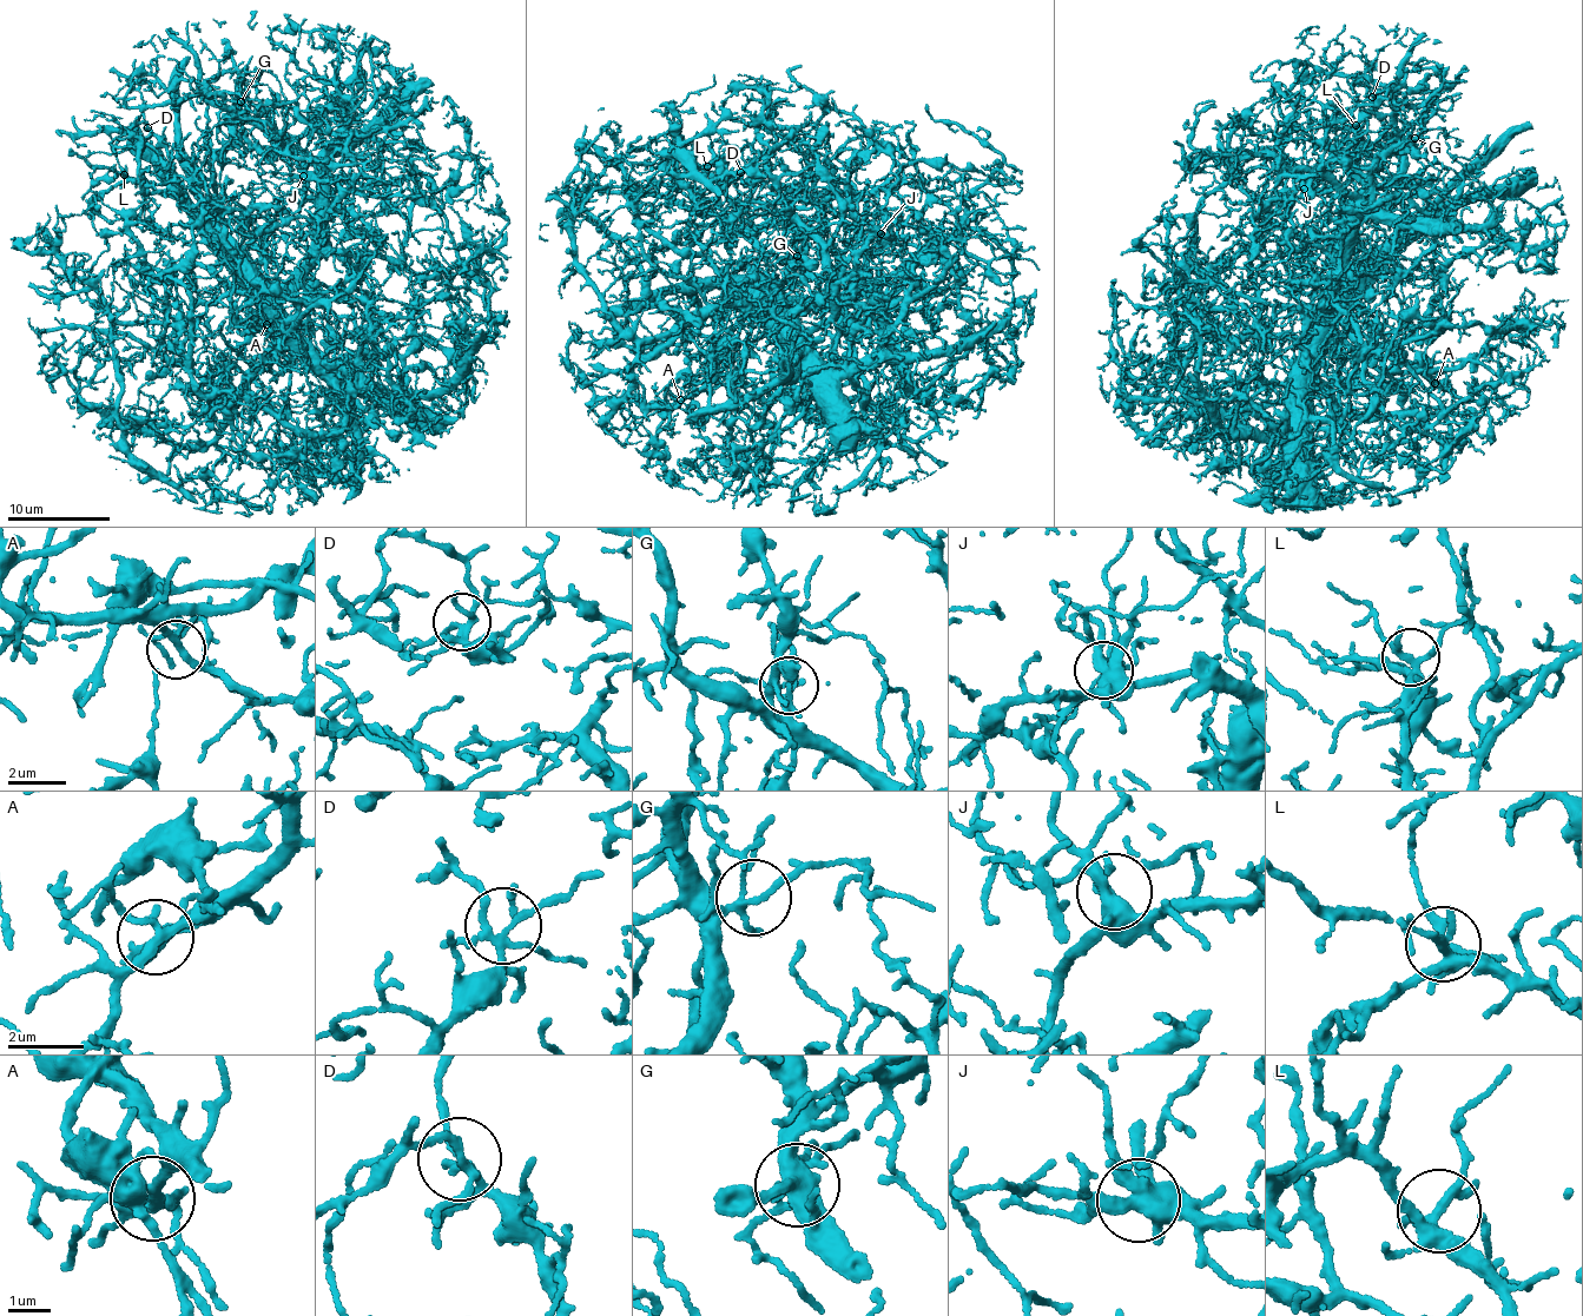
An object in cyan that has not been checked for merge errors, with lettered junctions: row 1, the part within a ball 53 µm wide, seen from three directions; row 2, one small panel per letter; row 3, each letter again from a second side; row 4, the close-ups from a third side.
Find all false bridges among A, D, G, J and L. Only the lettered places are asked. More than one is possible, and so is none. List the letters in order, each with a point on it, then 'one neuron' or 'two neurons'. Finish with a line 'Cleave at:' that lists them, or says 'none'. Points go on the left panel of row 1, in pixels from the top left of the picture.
A: at (266, 324); one neuron
D: at (147, 127); one neuron
G: at (241, 101); one neuron
J: at (303, 176); one neuron
L: at (124, 174); one neuron
Cleave at: none

